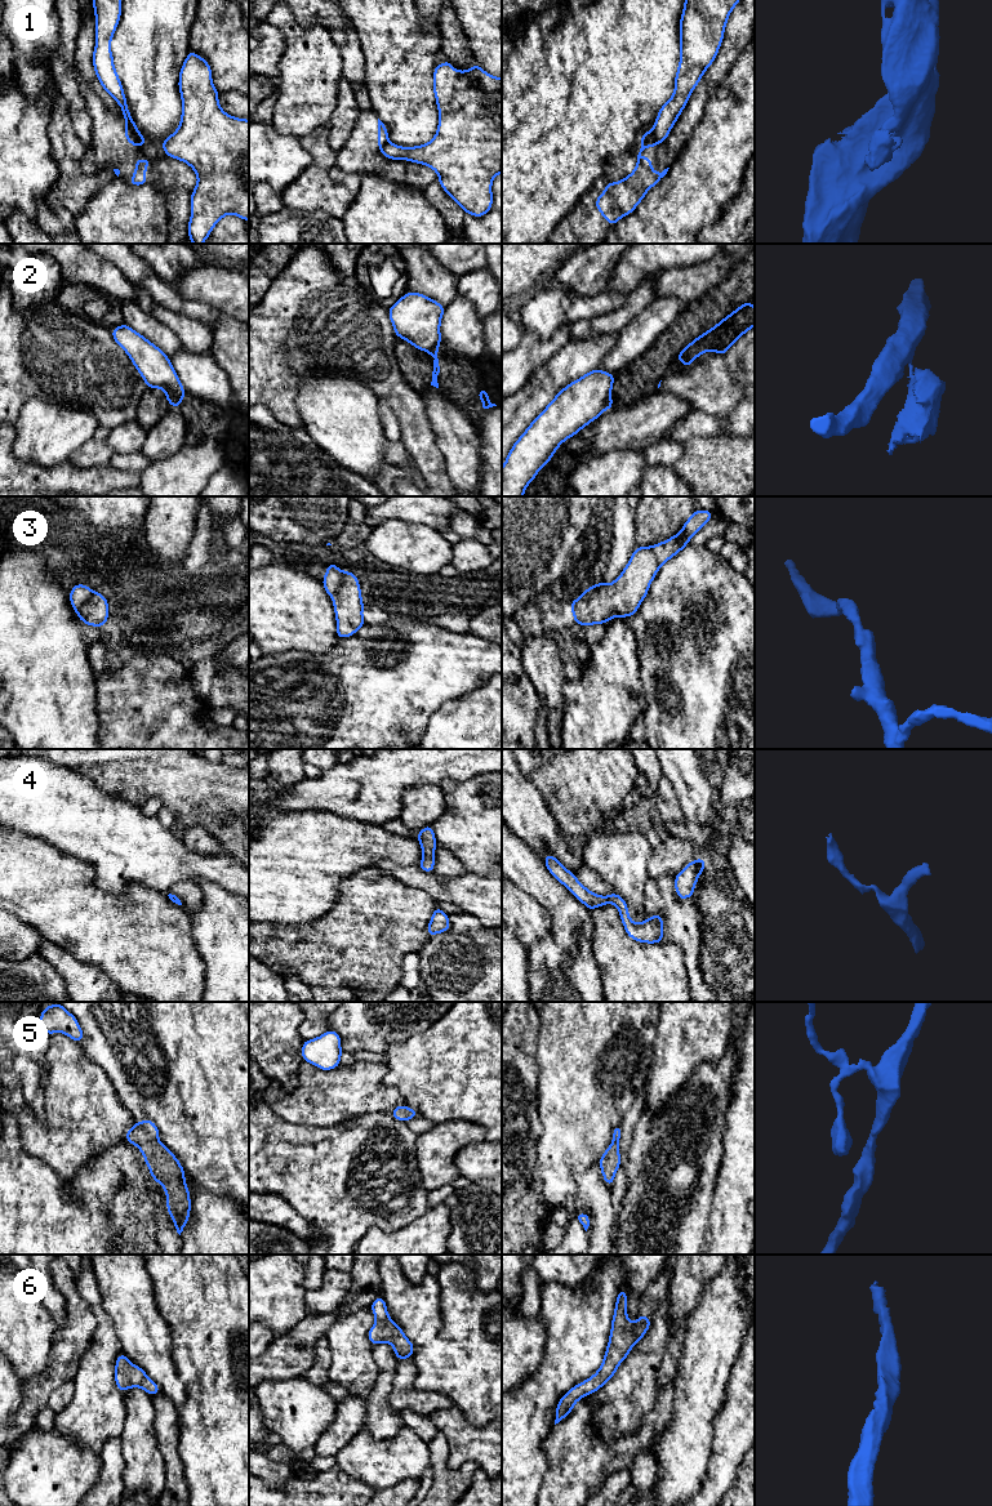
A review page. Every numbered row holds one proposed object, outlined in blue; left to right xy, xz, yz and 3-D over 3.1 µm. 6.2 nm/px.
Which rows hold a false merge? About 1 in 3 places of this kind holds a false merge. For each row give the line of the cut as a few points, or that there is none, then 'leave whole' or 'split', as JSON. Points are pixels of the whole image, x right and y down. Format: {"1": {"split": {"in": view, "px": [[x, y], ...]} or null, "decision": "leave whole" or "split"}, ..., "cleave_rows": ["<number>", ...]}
{"1": {"split": {"in": "xy", "px": [[127, 120], [139, 146]]}, "decision": "split"}, "2": {"split": {"in": "xz", "px": [[436, 351], [428, 352]]}, "decision": "split"}, "3": {"split": {"in": "xz", "px": [[342, 571], [342, 582], [332, 597]]}, "decision": "split"}, "4": {"split": null, "decision": "leave whole"}, "5": {"split": null, "decision": "leave whole"}, "6": {"split": null, "decision": "leave whole"}, "cleave_rows": ["1", "2", "3"]}

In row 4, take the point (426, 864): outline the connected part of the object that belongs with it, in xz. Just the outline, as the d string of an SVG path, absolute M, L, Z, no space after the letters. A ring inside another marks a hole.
M432 825L424 826L417 834L417 838L421 843L421 848L422 848L422 852L424 855L424 857L421 860L421 863L418 865L422 870L424 870L427 873L432 873L433 866L435 866L433 854L435 854L435 850L436 850L436 846L437 846Z

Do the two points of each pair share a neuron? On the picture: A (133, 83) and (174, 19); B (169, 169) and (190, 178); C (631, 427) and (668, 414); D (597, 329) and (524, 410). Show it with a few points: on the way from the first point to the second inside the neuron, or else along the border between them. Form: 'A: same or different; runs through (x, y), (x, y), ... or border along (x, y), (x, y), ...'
A: same; runs through (145, 62), (148, 54), (150, 32), (154, 22)
B: same; runs through (174, 173), (185, 177)
C: same; runs through (640, 426), (653, 415), (659, 414)
D: different; border along (618, 334), (601, 334), (569, 341)

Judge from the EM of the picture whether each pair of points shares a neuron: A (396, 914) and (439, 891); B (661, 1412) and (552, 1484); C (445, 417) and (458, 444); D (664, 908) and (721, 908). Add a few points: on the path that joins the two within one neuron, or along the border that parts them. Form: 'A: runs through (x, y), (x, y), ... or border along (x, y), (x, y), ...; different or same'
A: border along (403, 883), (423, 889), (439, 903); different
B: runs through (636, 1440), (621, 1452), (590, 1458), (581, 1466); same
C: runs through (450, 423), (457, 437); same
D: border along (692, 896), (702, 914), (703, 938); different

